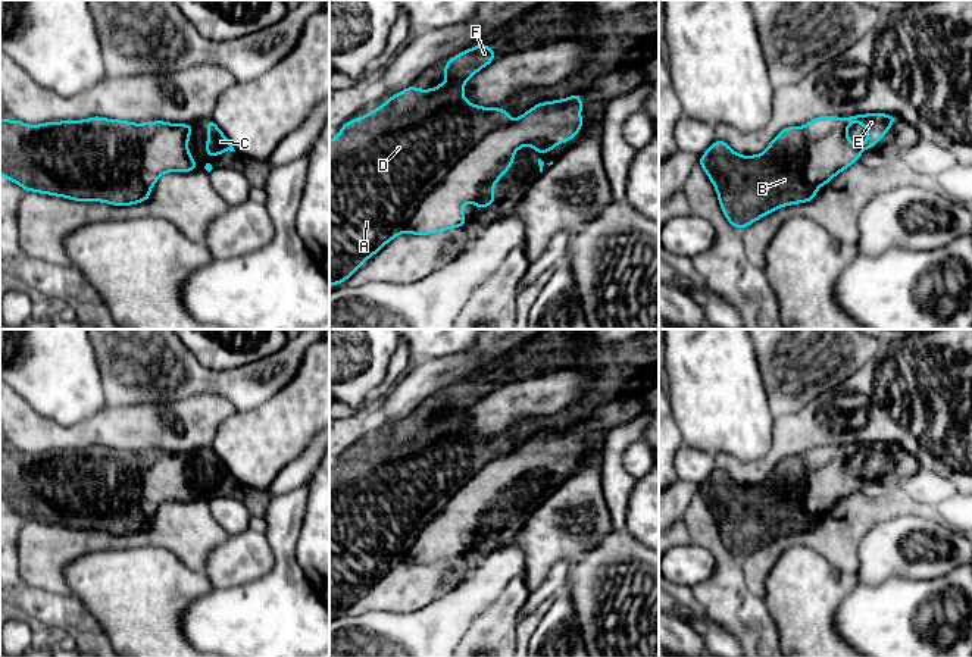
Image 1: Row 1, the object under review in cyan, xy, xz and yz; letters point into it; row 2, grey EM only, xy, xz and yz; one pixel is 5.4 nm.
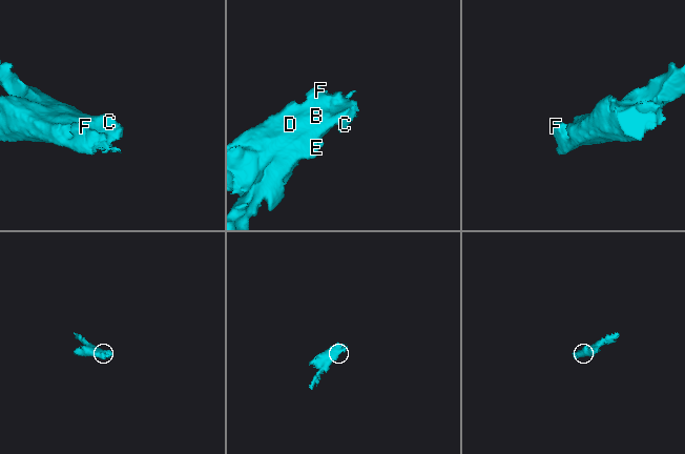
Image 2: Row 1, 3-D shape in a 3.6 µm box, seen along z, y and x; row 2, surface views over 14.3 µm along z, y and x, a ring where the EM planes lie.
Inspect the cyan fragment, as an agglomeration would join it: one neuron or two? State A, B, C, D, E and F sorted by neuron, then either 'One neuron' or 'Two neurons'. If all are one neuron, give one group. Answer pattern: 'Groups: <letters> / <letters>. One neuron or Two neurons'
Groups: A B D F / C E. Two neurons

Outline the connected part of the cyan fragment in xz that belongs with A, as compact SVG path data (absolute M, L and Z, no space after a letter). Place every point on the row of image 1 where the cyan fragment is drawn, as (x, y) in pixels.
M475 46L451 57L444 73L447 81L432 90L407 87L382 106L346 122L329 141L329 287L349 279L371 256L400 235L419 203L443 182L450 169L491 131L510 123L509 109L481 107L463 98L463 85L494 60L491 46Z

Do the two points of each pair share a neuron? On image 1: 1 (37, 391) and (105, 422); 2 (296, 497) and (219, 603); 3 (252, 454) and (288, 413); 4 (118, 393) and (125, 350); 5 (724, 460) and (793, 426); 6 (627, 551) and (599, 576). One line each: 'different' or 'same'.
1: different
2: same
3: same
4: same
5: same
6: same

